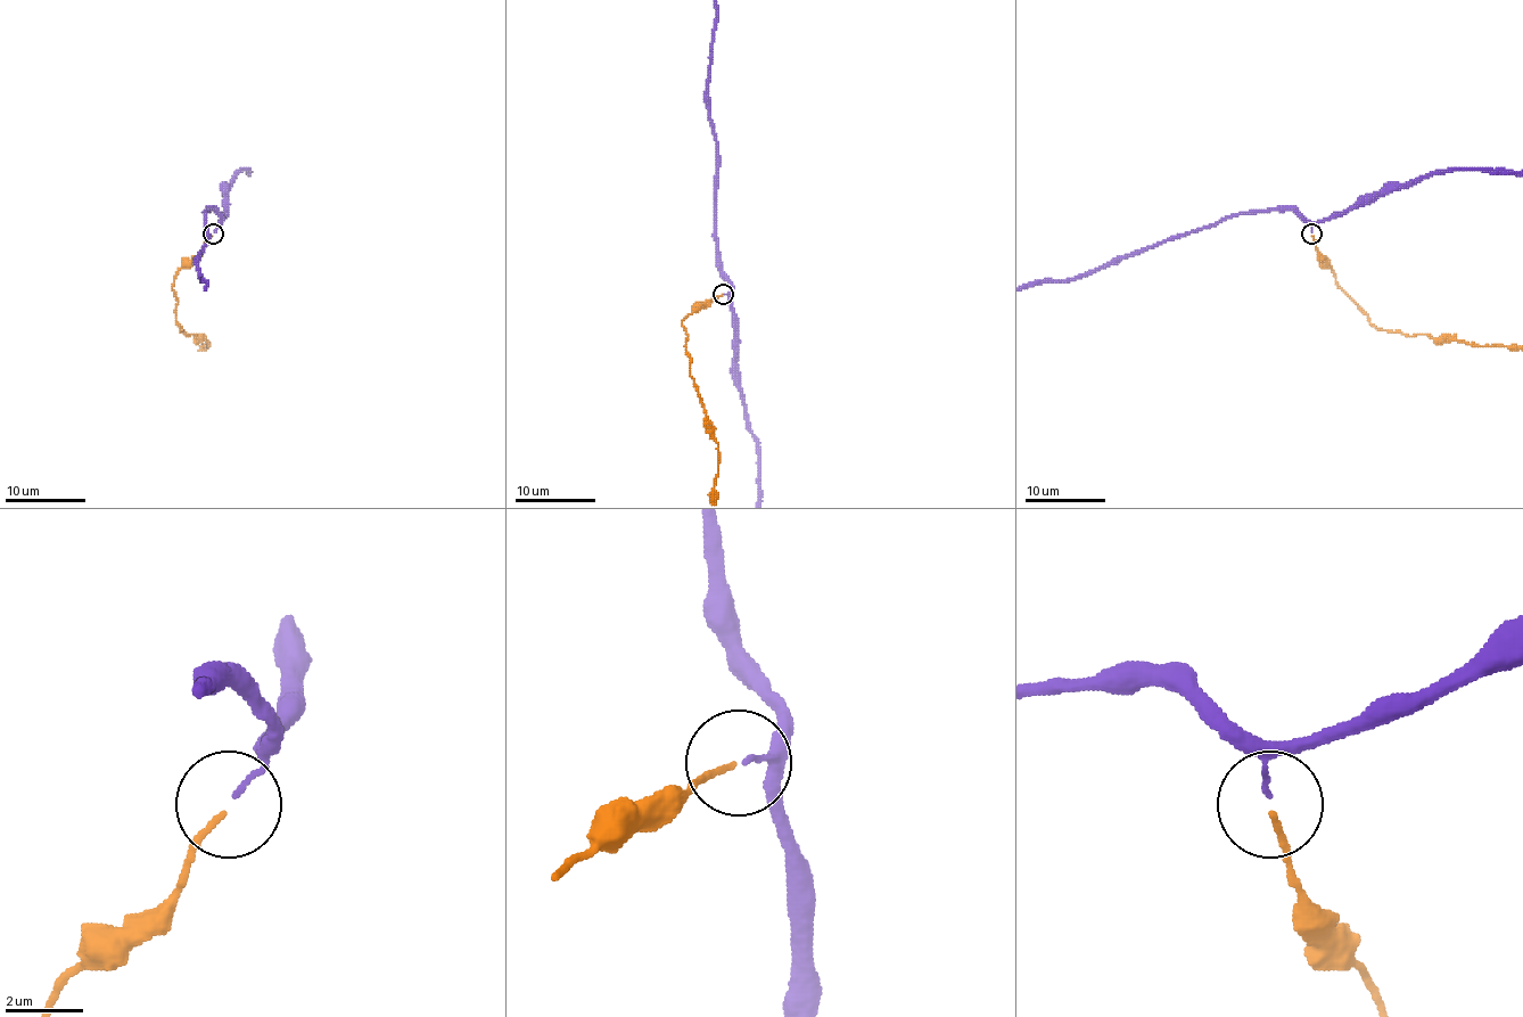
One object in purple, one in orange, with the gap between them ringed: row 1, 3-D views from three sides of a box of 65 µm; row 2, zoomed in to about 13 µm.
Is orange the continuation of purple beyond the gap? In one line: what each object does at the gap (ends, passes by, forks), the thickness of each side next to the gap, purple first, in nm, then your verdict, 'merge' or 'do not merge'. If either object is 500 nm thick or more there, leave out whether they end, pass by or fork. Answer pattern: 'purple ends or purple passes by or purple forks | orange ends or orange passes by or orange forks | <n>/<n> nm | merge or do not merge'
purple ends | orange ends | 120/130 nm | merge

